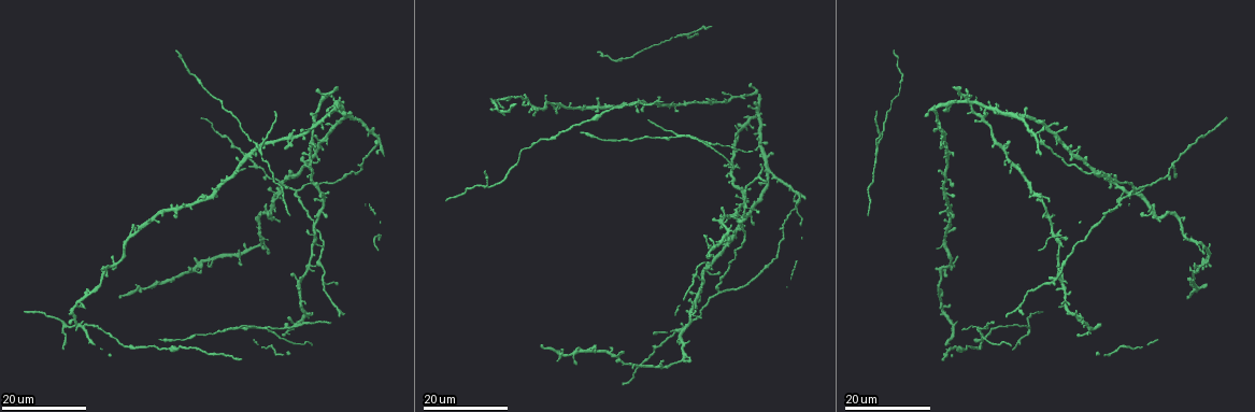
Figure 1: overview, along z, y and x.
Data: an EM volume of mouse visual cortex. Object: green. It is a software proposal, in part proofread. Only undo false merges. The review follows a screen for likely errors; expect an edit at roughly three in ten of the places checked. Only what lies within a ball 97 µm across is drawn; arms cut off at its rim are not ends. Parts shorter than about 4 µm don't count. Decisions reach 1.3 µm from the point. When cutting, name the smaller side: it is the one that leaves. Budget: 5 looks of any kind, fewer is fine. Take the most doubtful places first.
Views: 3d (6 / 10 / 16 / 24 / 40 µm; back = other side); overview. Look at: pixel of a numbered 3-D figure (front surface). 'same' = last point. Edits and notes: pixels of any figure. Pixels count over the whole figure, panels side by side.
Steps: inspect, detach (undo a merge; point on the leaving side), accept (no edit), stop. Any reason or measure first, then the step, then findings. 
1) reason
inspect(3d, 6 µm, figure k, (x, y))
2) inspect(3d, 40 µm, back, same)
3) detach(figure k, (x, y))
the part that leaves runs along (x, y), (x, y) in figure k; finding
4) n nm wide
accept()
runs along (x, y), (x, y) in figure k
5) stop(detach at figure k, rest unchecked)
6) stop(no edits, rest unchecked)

four-way junction
inspect(3d, 16 µm, figure 1, (321, 213))

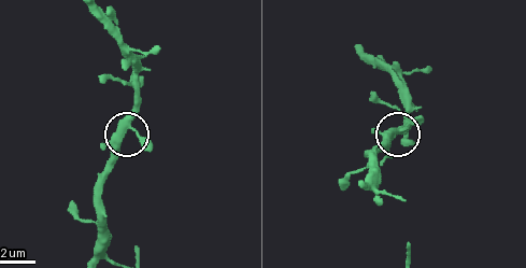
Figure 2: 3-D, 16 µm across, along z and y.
inspect(3d, 10 µm, figure 2, (131, 127))

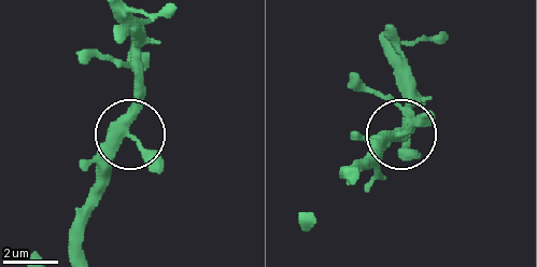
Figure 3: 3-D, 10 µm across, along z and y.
320 nm wide
accept()
runs along (78, 249), (80, 207), (101, 158), (126, 124), (138, 50) in figure 3; one neuron here

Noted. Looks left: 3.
arms part here
inspect(3d, 16 µm, figure 1, (63, 326))

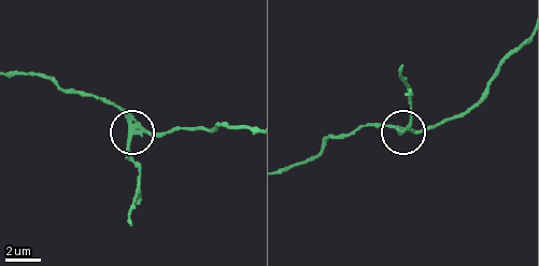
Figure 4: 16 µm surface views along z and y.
inspect(3d, 10 µm, figure 4, (130, 130))

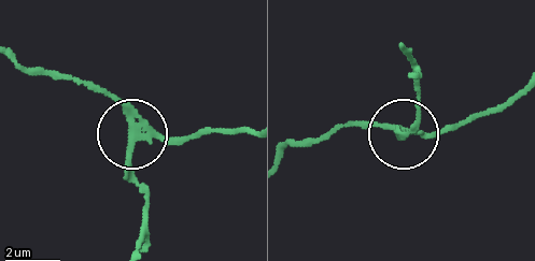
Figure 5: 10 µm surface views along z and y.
side arm 7 µm
detach(figure 5, (129, 161))
the part that leaves runs along (135, 124), (128, 163), (149, 193), (142, 246) in figure 5; a second neuron is stuck on

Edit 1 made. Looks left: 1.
stop(detach at figure 5, rest unchecked)

